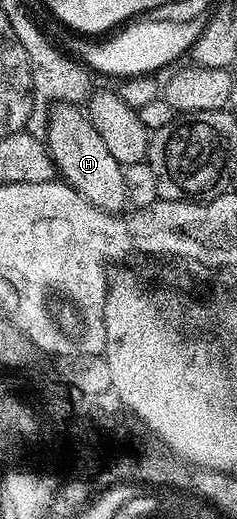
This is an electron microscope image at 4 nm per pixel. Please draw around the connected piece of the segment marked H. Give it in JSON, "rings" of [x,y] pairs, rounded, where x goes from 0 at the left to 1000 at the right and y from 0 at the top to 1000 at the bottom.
{"rings":[[[236,198],[207,210],[190,276],[211,287],[241,337],[300,355],[388,397],[443,408],[511,410],[532,393],[532,339],[519,318],[473,304],[439,266],[405,258],[376,222],[316,200]]]}

